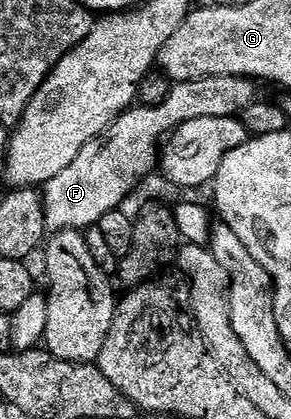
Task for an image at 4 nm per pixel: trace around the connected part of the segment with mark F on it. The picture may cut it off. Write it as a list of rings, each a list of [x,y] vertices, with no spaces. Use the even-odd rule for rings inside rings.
[[[204,76],[201,80],[174,84],[171,94],[167,94],[167,102],[159,106],[134,106],[127,109],[103,135],[87,142],[87,146],[79,150],[79,158],[75,158],[75,162],[71,162],[67,170],[62,170],[56,178],[51,178],[51,182],[43,185],[46,229],[50,233],[55,233],[66,232],[72,228],[84,230],[96,226],[103,214],[118,211],[124,205],[121,203],[132,194],[133,187],[156,164],[158,167],[163,141],[179,126],[183,126],[183,122],[191,122],[195,118],[240,117],[247,110],[247,106],[257,103],[257,88],[258,85],[247,76]]]

